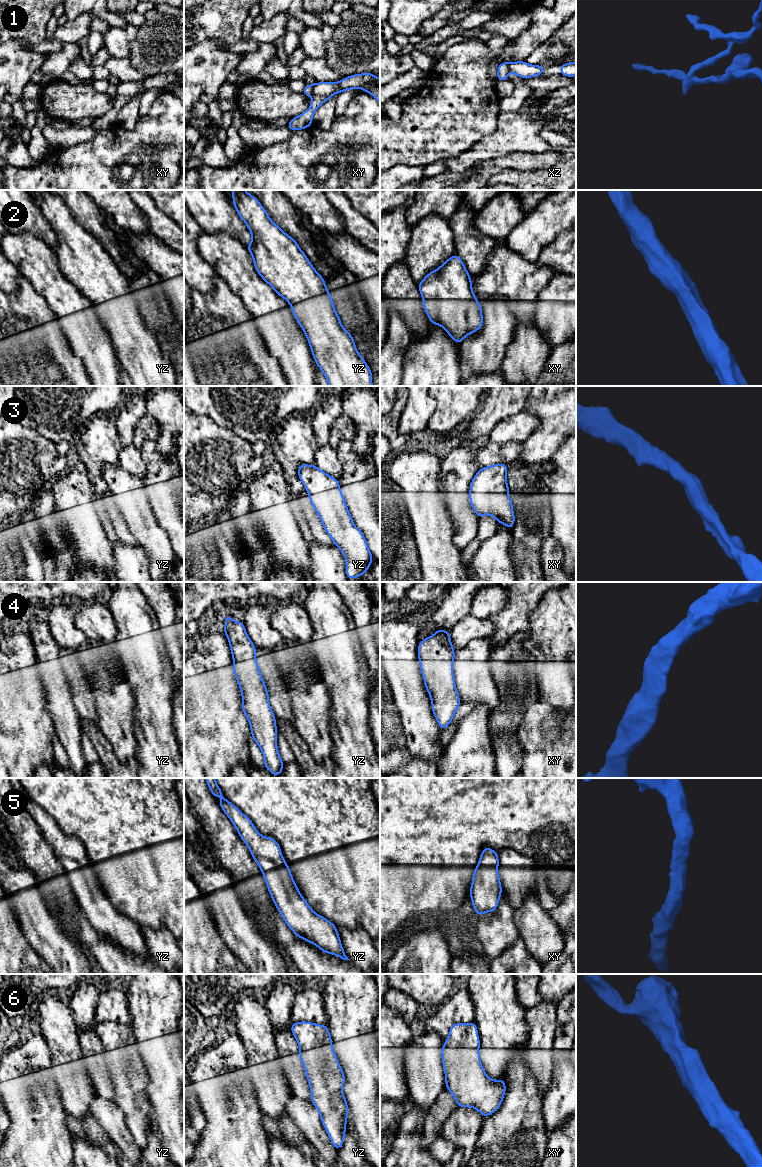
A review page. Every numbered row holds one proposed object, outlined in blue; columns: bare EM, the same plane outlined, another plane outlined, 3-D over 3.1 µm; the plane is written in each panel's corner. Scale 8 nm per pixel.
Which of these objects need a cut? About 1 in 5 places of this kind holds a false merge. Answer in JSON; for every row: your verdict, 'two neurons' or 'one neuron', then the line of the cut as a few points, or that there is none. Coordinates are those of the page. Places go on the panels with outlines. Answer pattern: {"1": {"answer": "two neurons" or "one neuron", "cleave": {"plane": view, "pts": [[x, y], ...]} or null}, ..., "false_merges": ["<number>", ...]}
{"1": {"answer": "two neurons", "cleave": {"plane": "xy", "pts": [[317, 82], [311, 95]]}}, "2": {"answer": "one neuron", "cleave": null}, "3": {"answer": "one neuron", "cleave": null}, "4": {"answer": "one neuron", "cleave": null}, "5": {"answer": "one neuron", "cleave": null}, "6": {"answer": "one neuron", "cleave": null}, "false_merges": ["1"]}

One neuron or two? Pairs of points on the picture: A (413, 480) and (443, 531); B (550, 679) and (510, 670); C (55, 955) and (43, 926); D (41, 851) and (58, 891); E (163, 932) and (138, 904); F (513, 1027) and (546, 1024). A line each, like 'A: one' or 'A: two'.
A: one
B: two
C: one
D: one
E: two
F: two

